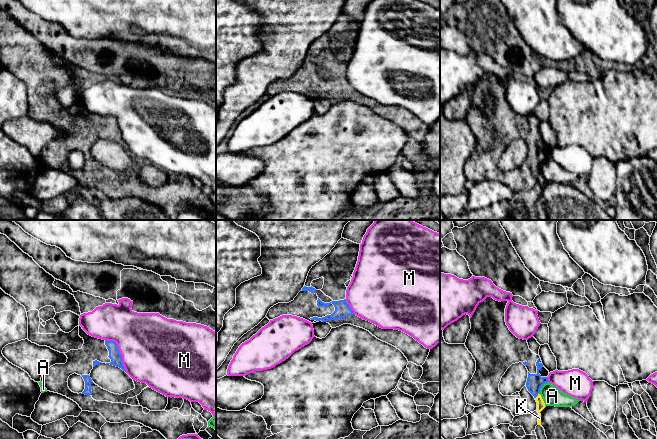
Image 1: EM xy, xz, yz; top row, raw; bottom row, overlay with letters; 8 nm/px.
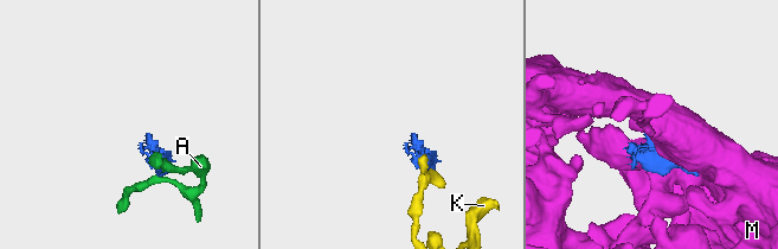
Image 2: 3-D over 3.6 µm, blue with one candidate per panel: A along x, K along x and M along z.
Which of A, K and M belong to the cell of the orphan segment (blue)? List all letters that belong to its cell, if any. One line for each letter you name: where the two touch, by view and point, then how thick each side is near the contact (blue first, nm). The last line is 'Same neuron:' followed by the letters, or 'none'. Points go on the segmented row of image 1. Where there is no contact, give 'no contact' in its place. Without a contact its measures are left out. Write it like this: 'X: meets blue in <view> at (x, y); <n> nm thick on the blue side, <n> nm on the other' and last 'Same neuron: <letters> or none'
Same neuron: none

